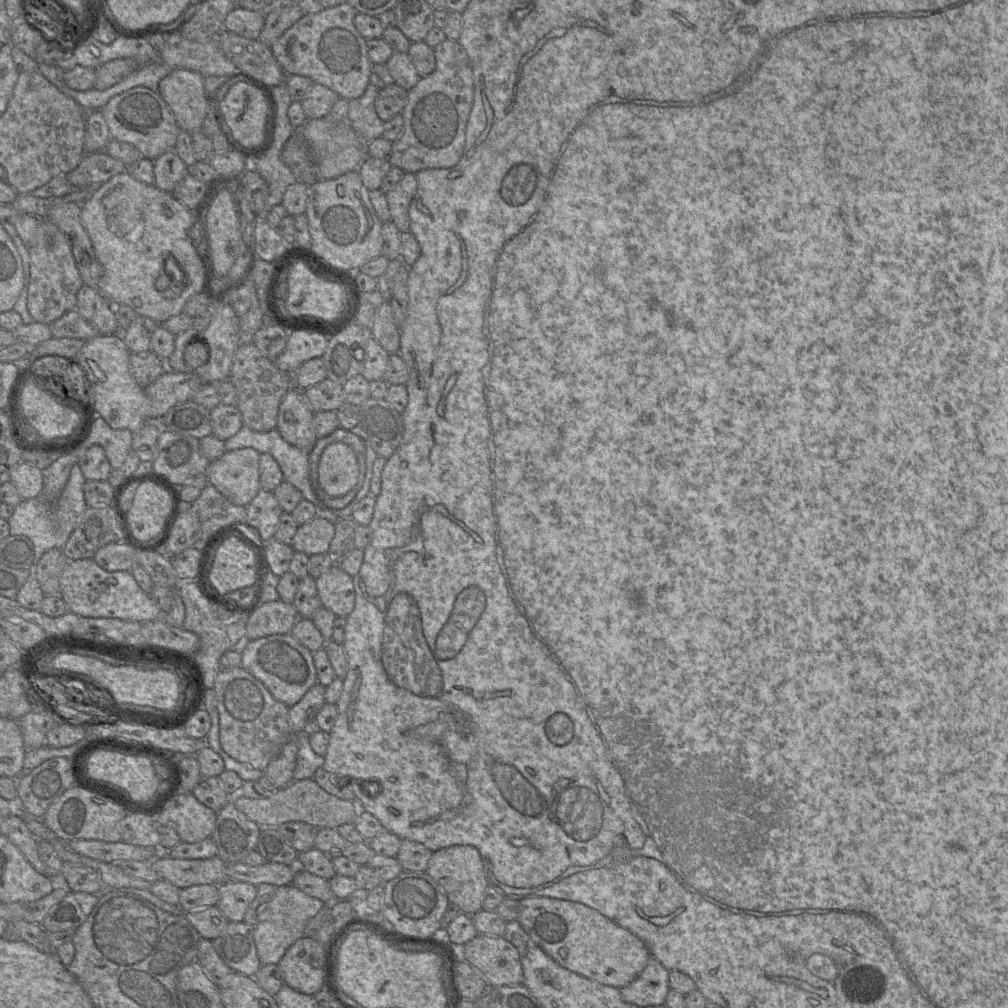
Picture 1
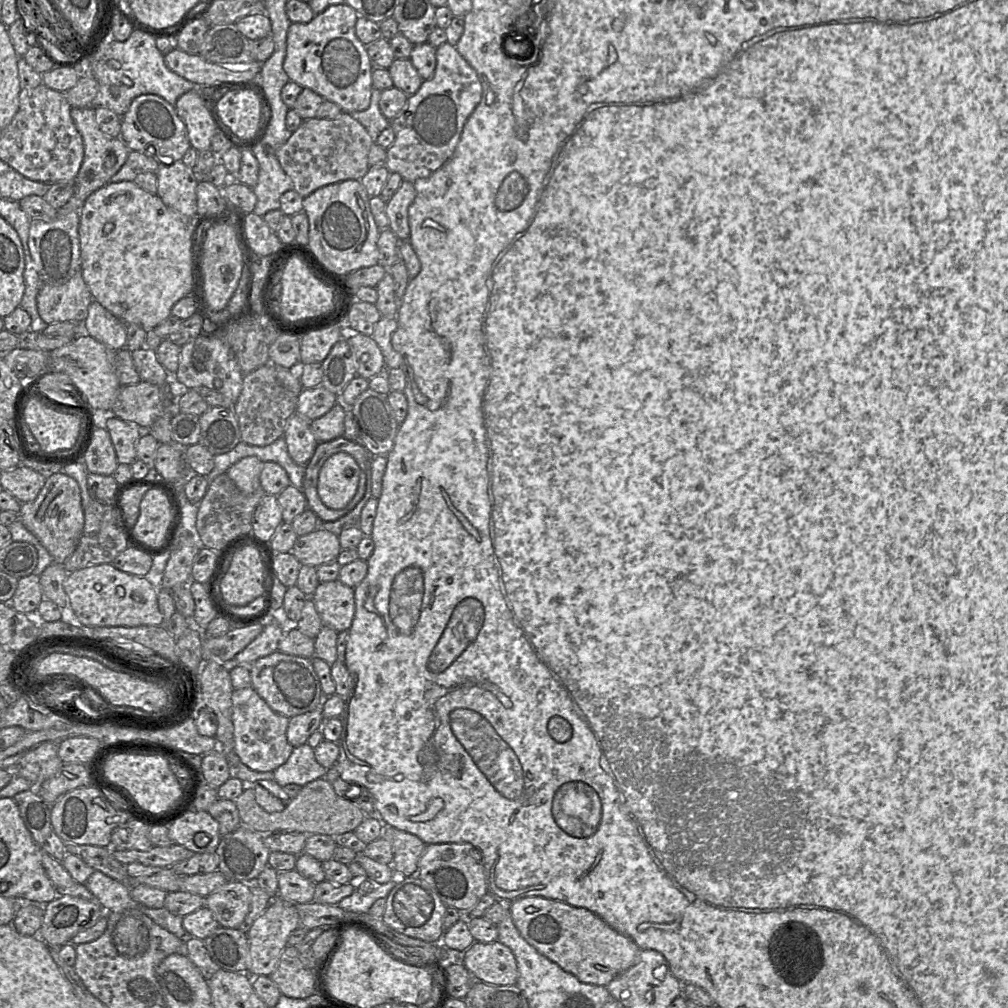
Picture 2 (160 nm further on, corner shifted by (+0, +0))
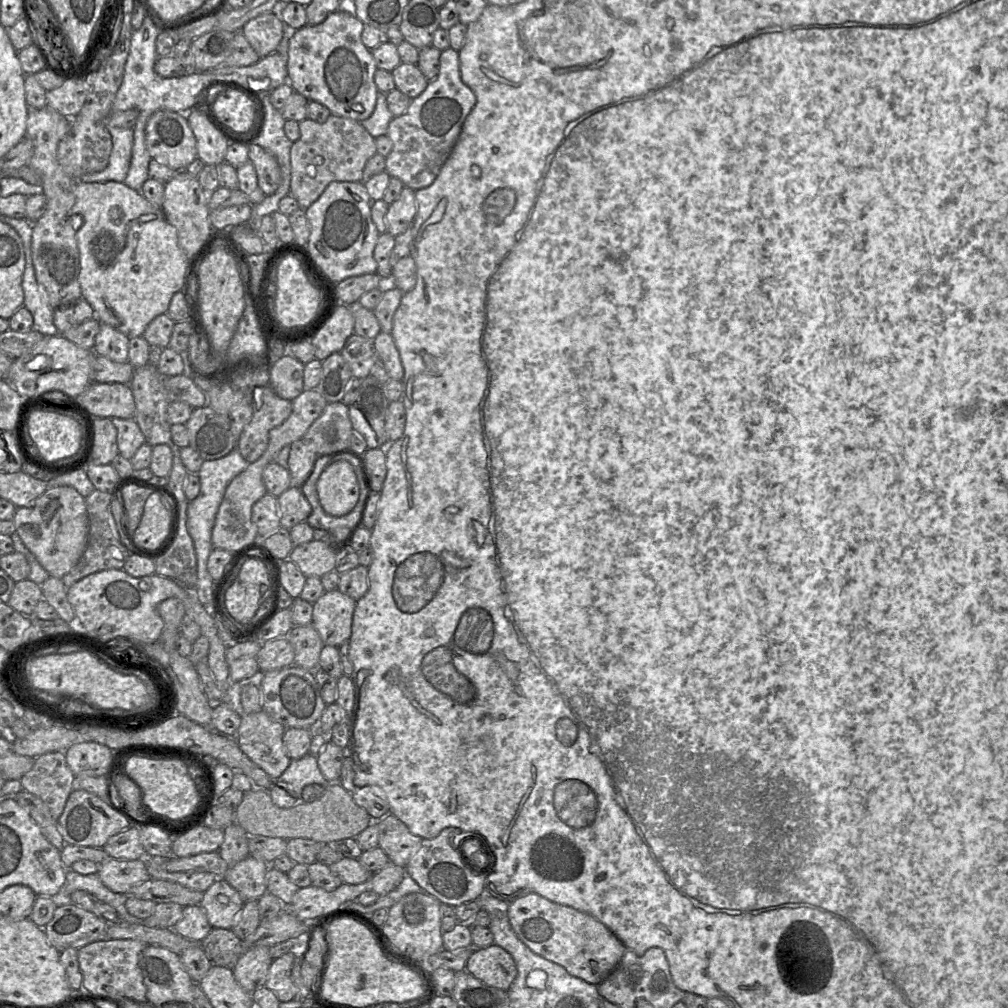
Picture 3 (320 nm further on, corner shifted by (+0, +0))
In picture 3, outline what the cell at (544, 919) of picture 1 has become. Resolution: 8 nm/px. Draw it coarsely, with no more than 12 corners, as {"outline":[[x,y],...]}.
{"outline":[[536,893],[509,904],[536,954],[599,985],[627,948],[590,914]]}

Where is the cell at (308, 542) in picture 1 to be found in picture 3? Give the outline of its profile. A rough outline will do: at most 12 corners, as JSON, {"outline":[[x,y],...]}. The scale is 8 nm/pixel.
{"outline":[[313,539],[294,546],[289,560],[306,578],[336,568],[332,546]]}

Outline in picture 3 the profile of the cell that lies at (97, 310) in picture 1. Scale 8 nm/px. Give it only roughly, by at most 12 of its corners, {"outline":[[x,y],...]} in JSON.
{"outline":[[101,323],[93,350],[115,362],[127,362],[129,340]]}

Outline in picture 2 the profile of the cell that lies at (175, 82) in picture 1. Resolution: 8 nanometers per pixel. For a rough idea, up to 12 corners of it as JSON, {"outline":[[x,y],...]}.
{"outline":[[198,94],[181,95],[174,107],[190,145],[210,150],[217,130]]}

